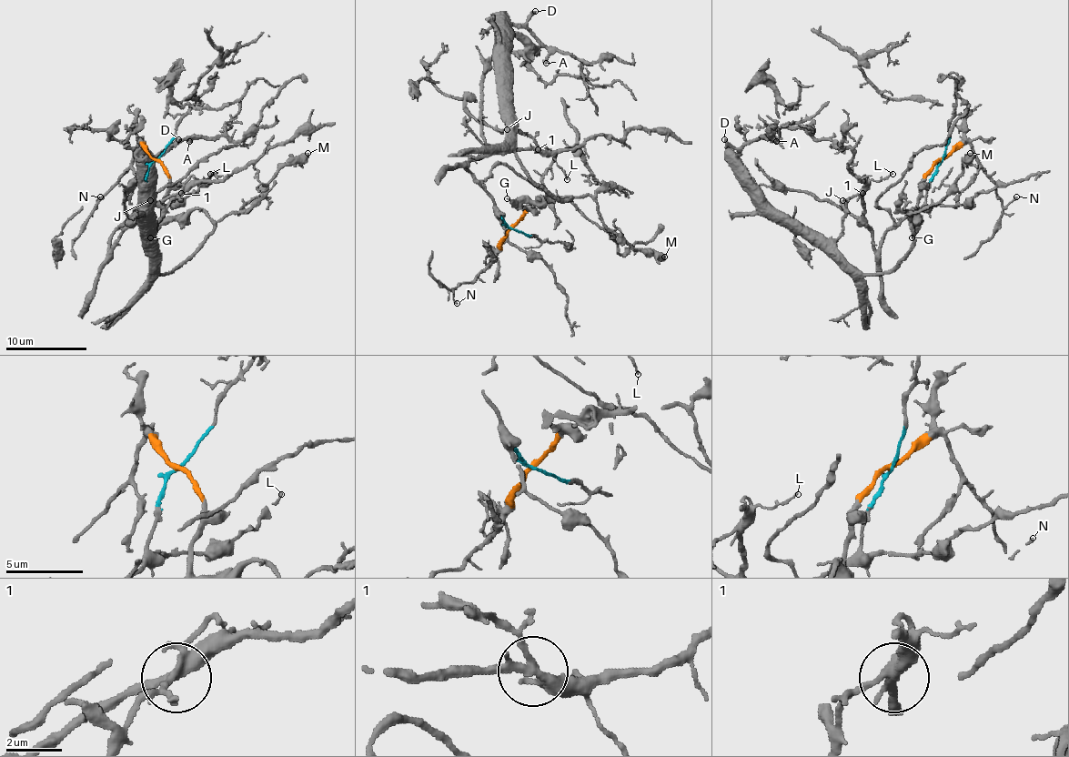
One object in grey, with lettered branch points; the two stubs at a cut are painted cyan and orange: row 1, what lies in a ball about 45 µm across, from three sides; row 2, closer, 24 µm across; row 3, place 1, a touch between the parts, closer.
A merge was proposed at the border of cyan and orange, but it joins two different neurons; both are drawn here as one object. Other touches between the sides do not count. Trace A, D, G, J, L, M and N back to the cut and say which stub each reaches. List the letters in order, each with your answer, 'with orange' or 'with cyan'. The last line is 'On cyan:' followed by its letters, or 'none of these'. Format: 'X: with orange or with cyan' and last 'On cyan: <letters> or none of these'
A: with orange
D: with orange
G: with orange
J: with orange
L: with cyan
M: with orange
N: with orange
On cyan: L

